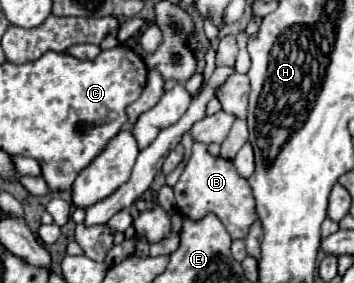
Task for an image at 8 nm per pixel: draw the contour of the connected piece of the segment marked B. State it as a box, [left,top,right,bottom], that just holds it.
[173,142,255,238]

